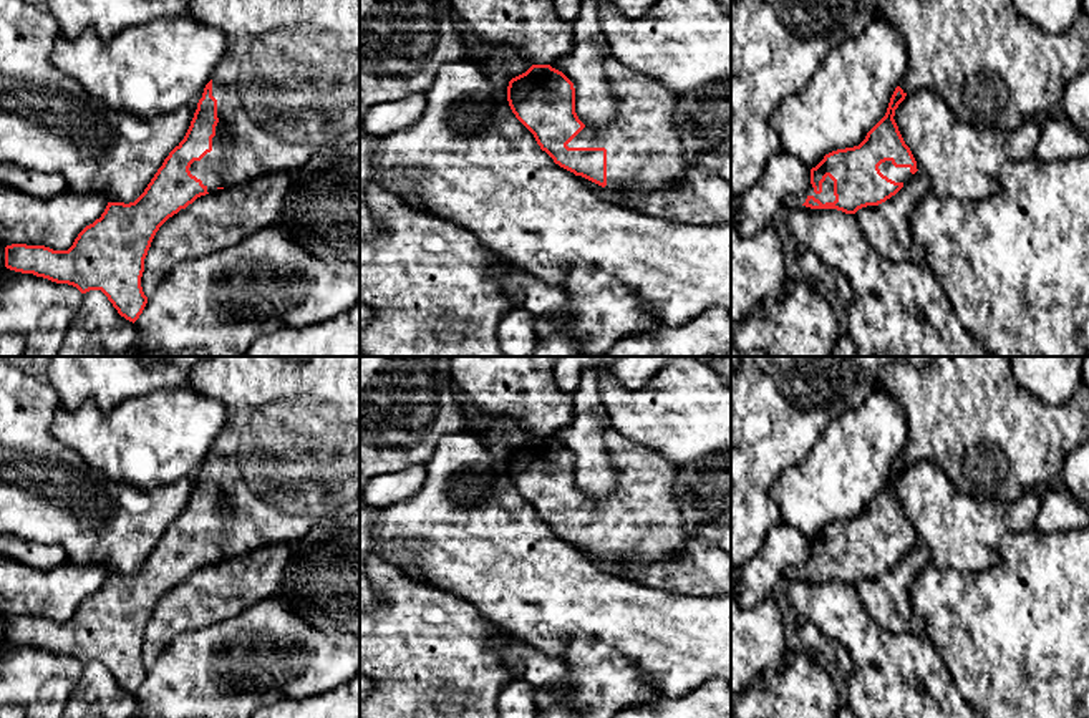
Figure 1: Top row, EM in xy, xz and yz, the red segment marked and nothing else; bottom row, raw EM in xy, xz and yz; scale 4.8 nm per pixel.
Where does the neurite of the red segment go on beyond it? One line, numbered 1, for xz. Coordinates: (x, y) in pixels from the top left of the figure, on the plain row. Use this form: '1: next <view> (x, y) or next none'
1: next xz (643, 521)

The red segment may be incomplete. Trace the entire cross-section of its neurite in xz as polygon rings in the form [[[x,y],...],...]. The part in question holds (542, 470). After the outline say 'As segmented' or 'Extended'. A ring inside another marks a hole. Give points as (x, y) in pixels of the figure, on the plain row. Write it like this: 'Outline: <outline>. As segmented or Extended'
Outline: [[[613,426],[607,429],[607,449],[618,471],[618,486],[605,501],[592,501],[578,491],[574,454],[550,436],[532,436],[512,449],[507,473],[515,489],[555,536],[602,559],[661,562],[680,554],[688,541],[701,537],[699,526],[683,521],[680,504],[685,489],[676,484],[676,463],[653,448],[625,438]]]. Extended

